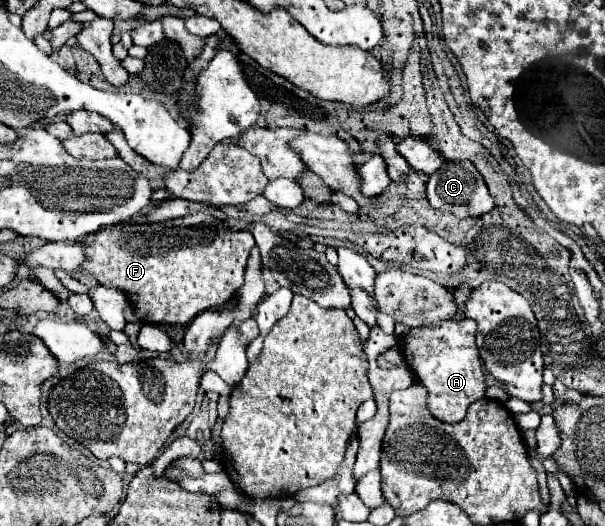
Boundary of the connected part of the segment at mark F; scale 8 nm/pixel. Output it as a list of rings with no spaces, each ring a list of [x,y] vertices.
[[[198,212],[162,224],[118,224],[102,228],[84,238],[88,260],[82,270],[92,274],[106,288],[112,286],[132,294],[132,306],[142,322],[186,326],[198,312],[218,308],[234,296],[244,282],[244,268],[252,248],[254,236],[248,230],[232,230],[212,214]]]

